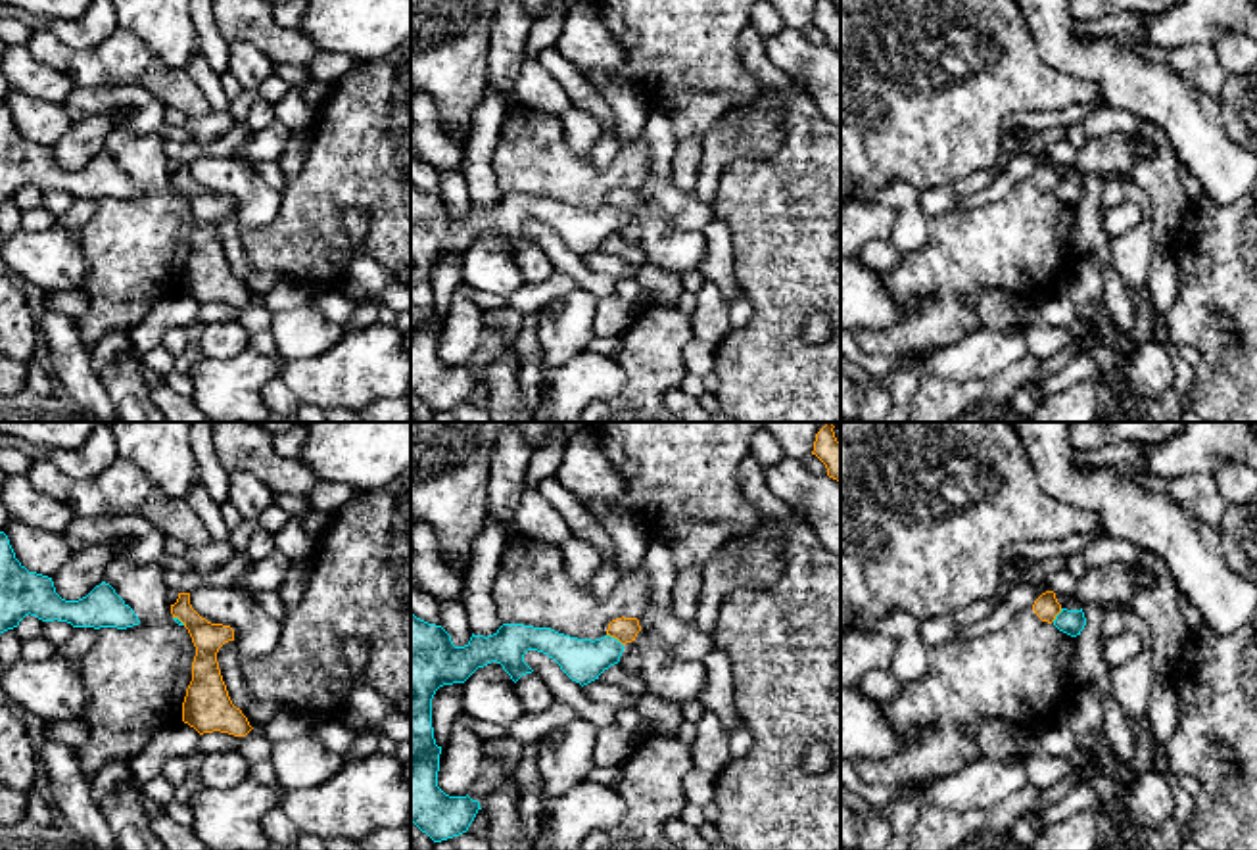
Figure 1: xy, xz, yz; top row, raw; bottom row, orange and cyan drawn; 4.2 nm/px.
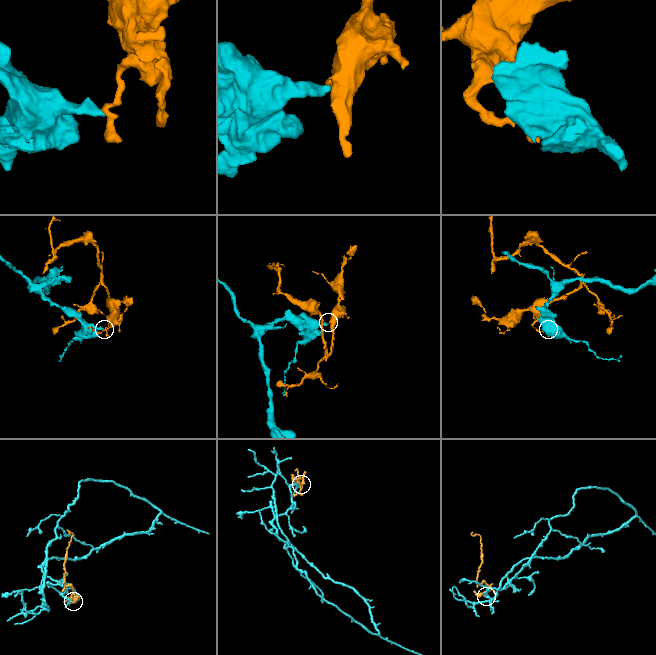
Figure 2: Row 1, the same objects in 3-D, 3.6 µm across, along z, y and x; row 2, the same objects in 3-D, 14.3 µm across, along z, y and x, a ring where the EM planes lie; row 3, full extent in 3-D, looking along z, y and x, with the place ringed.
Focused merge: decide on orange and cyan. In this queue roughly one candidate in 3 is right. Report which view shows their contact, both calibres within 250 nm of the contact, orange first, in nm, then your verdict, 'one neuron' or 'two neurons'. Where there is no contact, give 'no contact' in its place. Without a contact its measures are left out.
xz | 100/180 nm | two neurons

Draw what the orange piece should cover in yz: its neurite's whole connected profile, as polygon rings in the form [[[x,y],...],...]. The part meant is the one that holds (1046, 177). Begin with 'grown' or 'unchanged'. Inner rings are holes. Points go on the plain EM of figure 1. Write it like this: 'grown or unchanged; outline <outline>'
unchanged; outline [[[1046,161],[1034,171],[1032,180],[1042,192],[1052,194],[1061,182],[1061,175],[1057,173],[1054,161]]]

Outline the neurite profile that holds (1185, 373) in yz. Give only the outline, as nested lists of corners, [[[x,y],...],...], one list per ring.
[[[1171,342],[1165,345],[1165,349],[1173,355],[1173,366],[1176,372],[1174,390],[1182,397],[1194,384],[1194,366],[1176,357],[1176,347]]]

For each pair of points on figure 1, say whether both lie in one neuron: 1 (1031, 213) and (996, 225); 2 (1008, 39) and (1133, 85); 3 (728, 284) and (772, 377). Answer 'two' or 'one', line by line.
1: one
2: two
3: two

